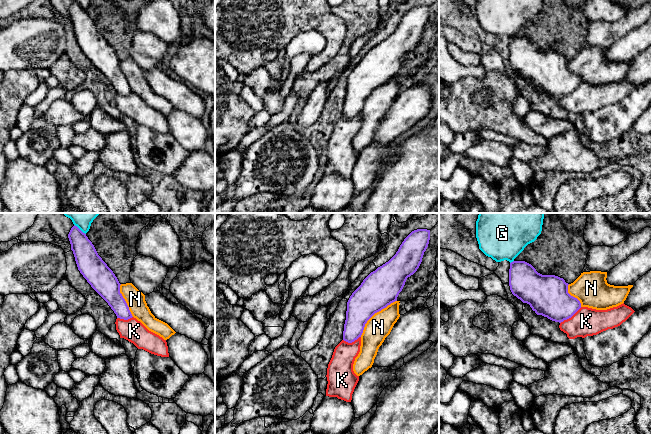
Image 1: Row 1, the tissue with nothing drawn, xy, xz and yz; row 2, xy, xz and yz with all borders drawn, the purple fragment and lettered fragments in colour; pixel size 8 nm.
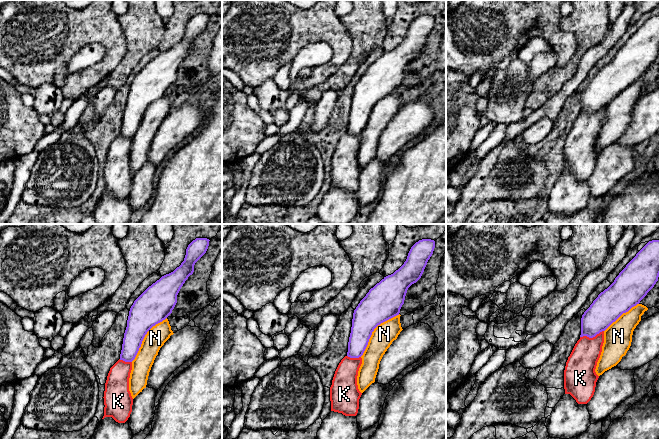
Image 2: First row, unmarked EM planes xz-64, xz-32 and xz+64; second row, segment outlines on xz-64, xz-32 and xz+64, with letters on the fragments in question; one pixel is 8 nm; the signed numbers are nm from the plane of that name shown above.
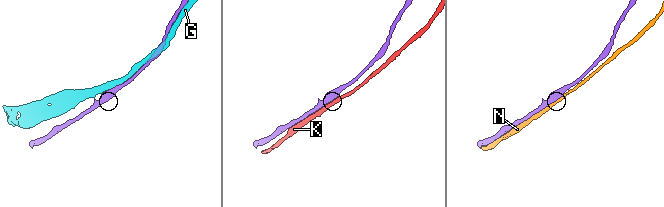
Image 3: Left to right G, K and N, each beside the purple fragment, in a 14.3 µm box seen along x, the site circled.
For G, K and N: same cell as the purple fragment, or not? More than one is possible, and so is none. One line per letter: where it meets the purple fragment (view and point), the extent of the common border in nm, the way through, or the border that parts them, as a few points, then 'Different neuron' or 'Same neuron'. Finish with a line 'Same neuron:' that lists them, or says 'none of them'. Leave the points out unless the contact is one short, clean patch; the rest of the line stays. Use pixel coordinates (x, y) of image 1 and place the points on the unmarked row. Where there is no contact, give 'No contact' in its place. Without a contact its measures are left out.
G: Touches purple at xy (79, 5). Shared border 130 nm. Different neuron
K: Touches purple at yz (570, 93). Shared border 220 nm. Different neuron
N: Touches purple at xz (374, 89). Shared border 420 nm. Different neuron
Same neuron: none of them

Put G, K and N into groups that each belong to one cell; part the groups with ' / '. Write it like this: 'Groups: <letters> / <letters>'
Groups: G / K / N

